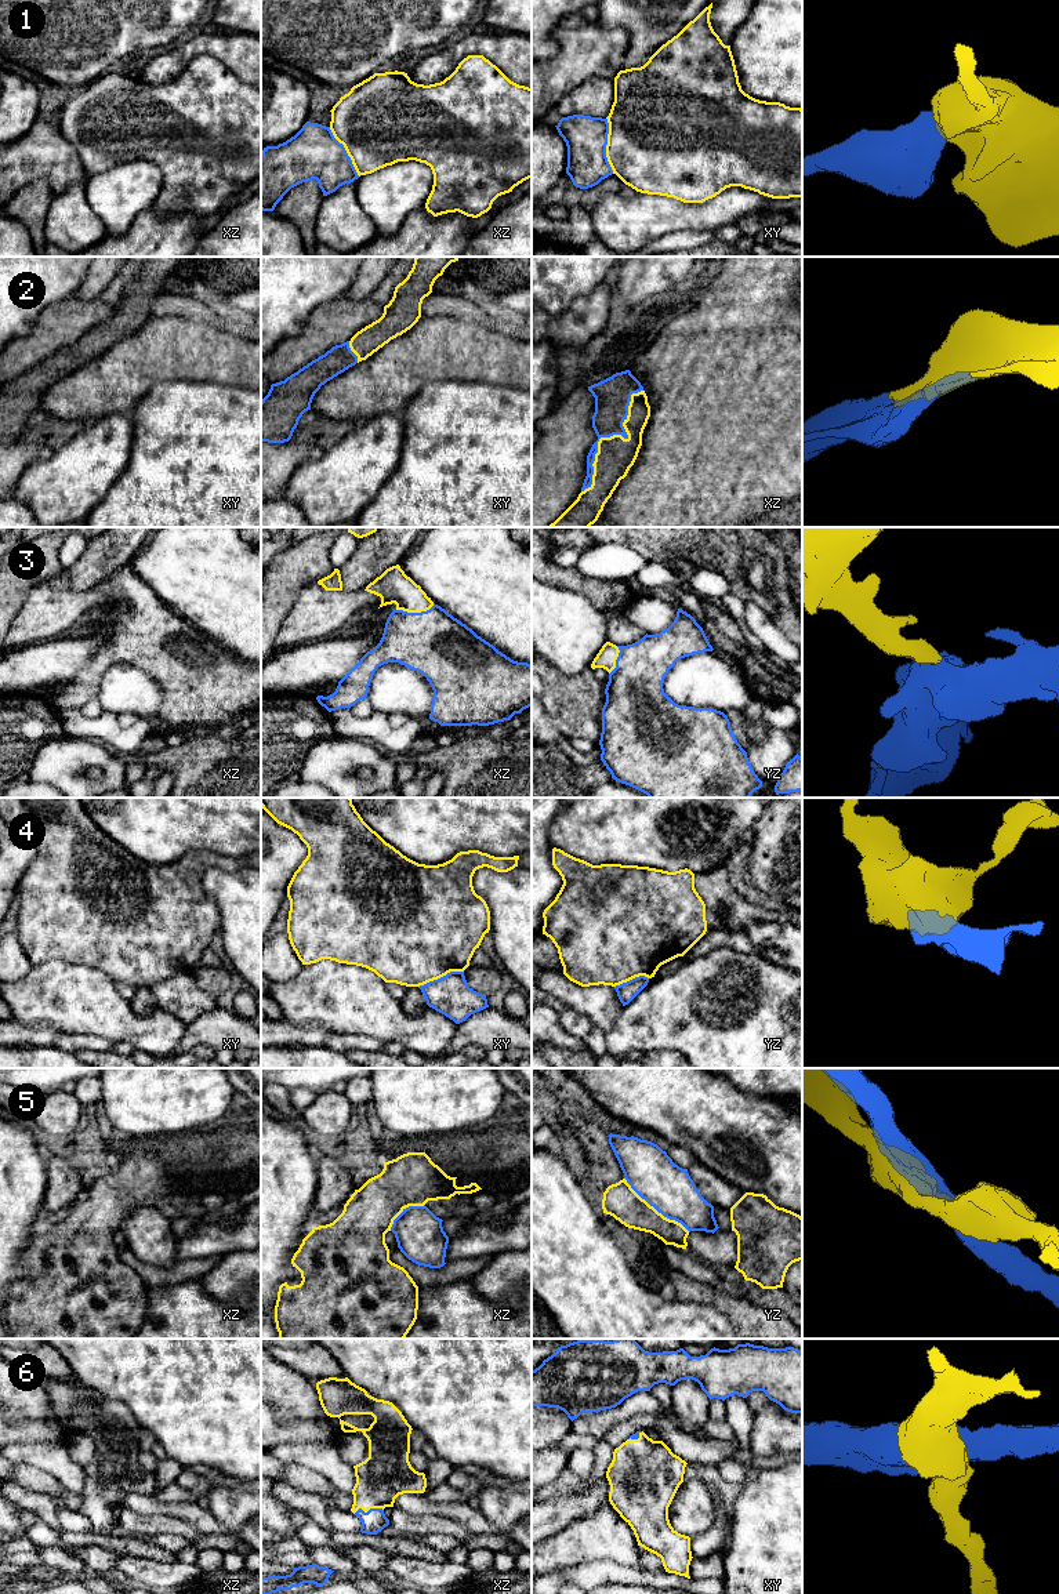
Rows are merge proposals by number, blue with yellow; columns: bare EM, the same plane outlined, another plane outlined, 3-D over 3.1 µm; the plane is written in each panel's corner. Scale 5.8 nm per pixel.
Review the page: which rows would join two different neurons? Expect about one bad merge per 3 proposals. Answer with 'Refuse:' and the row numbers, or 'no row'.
Refuse: 1, 4, 5

